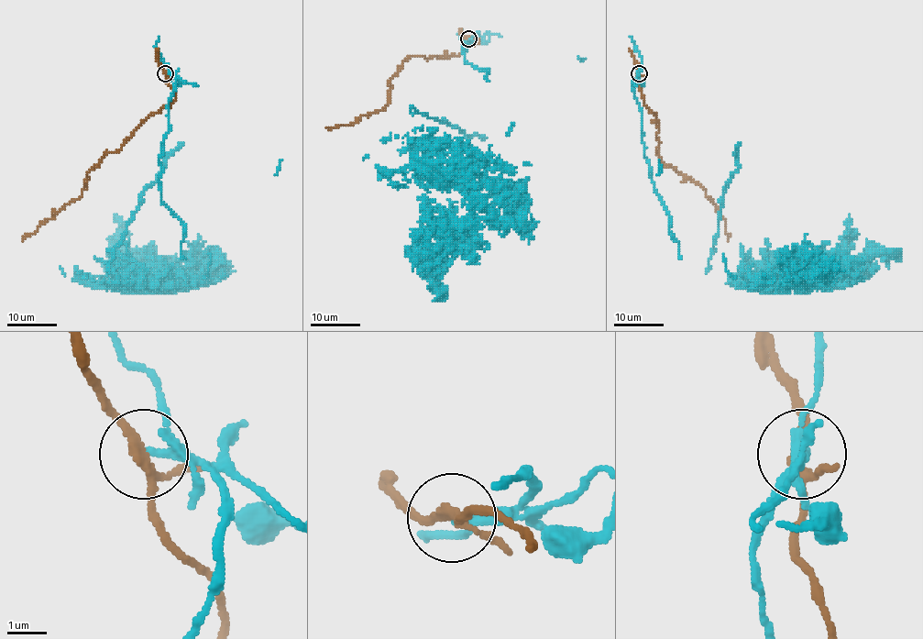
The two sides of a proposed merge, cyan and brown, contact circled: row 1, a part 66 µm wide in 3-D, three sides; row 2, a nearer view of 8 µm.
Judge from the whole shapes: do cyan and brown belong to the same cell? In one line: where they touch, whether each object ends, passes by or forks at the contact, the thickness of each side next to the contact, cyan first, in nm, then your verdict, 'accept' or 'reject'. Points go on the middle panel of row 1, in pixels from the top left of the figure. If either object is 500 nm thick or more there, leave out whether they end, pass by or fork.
at (468, 38); cyan passes by; brown forks there; 150 nm thick on the cyan side, 200 nm on the other; reject

